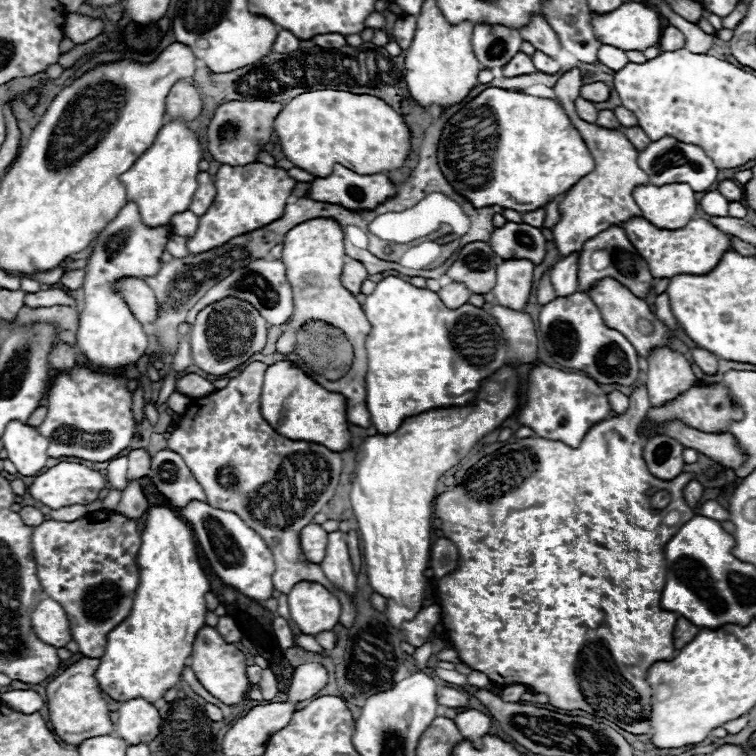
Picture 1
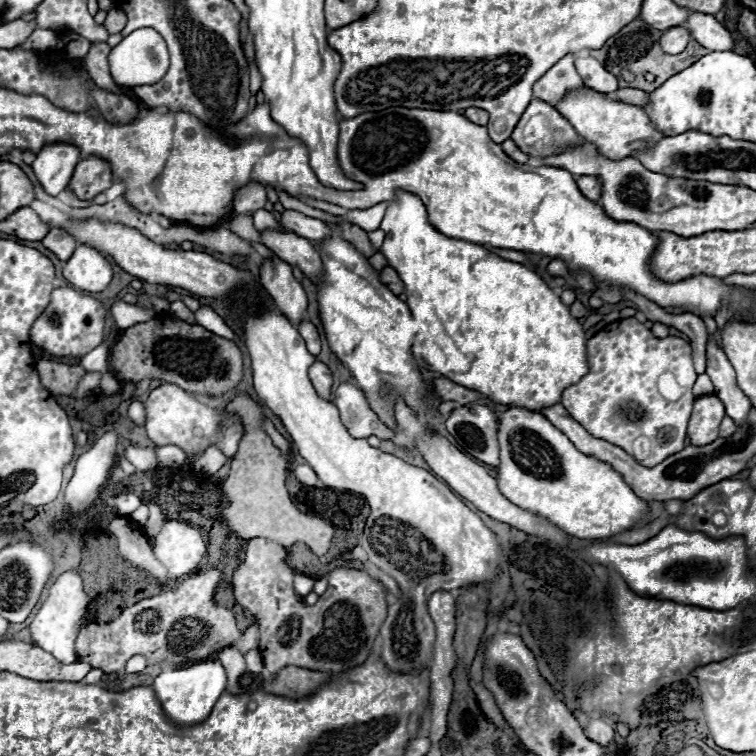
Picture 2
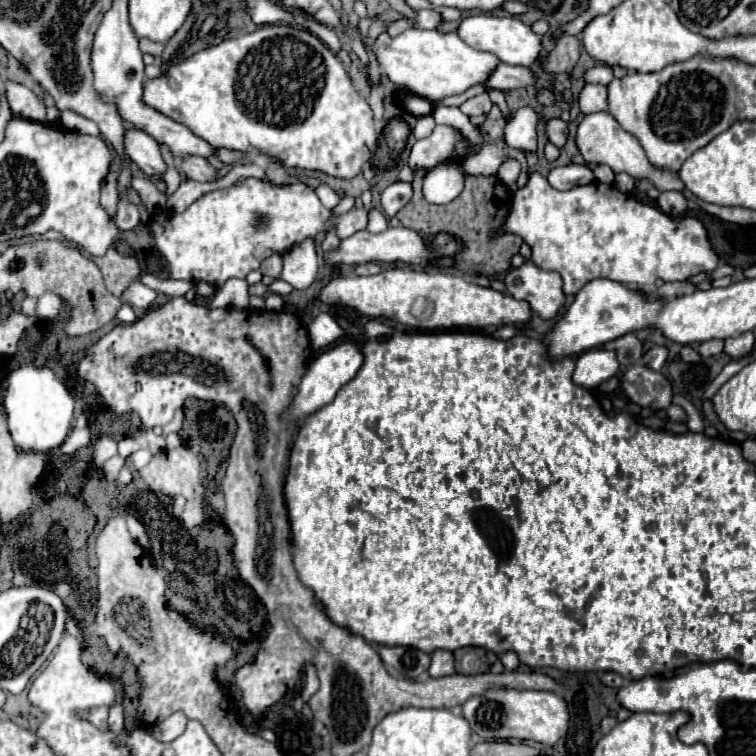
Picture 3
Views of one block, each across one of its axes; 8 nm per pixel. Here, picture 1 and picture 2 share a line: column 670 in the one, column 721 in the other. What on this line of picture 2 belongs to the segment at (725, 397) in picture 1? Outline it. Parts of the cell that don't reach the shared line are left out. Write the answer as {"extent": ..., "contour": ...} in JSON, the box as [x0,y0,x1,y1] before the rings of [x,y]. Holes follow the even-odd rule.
{"extent":[688,394,724,446],"contour":[[[714,394],[698,396],[688,422],[688,438],[692,446],[706,446],[718,438],[718,426],[724,418],[724,404]]]}

